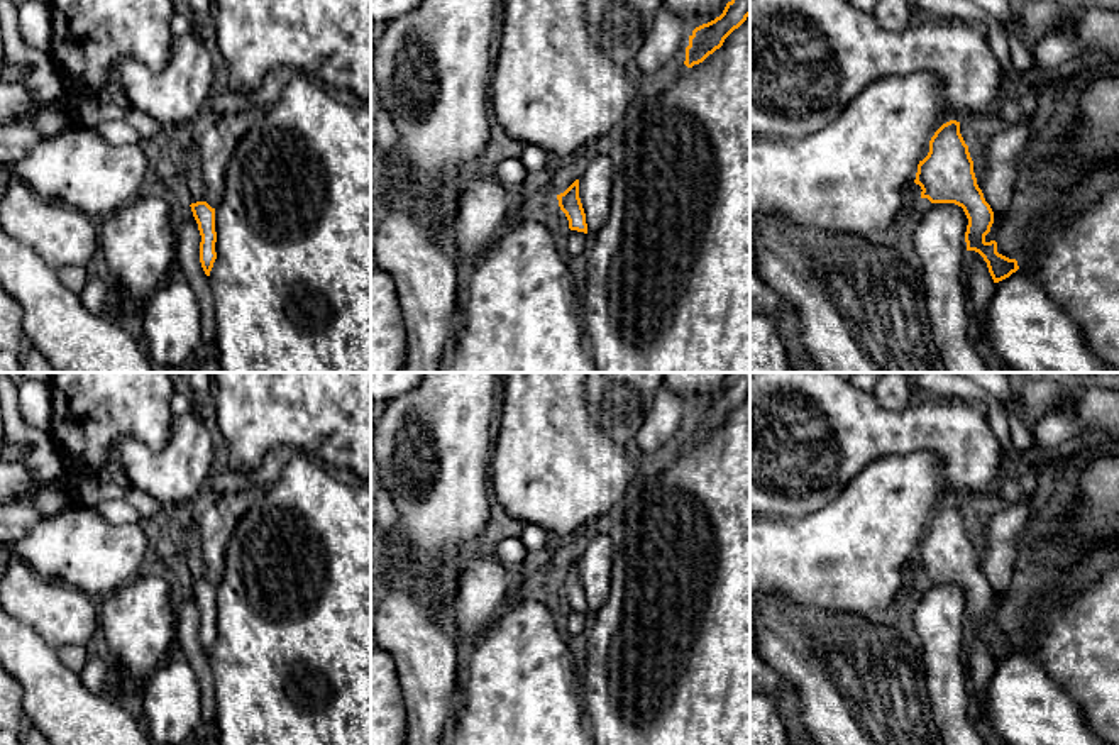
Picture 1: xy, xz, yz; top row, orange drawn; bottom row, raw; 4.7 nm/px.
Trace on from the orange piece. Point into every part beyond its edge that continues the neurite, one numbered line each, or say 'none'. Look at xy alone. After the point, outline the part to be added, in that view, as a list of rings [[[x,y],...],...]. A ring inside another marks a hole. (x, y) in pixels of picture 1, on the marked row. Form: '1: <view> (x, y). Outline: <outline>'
none

